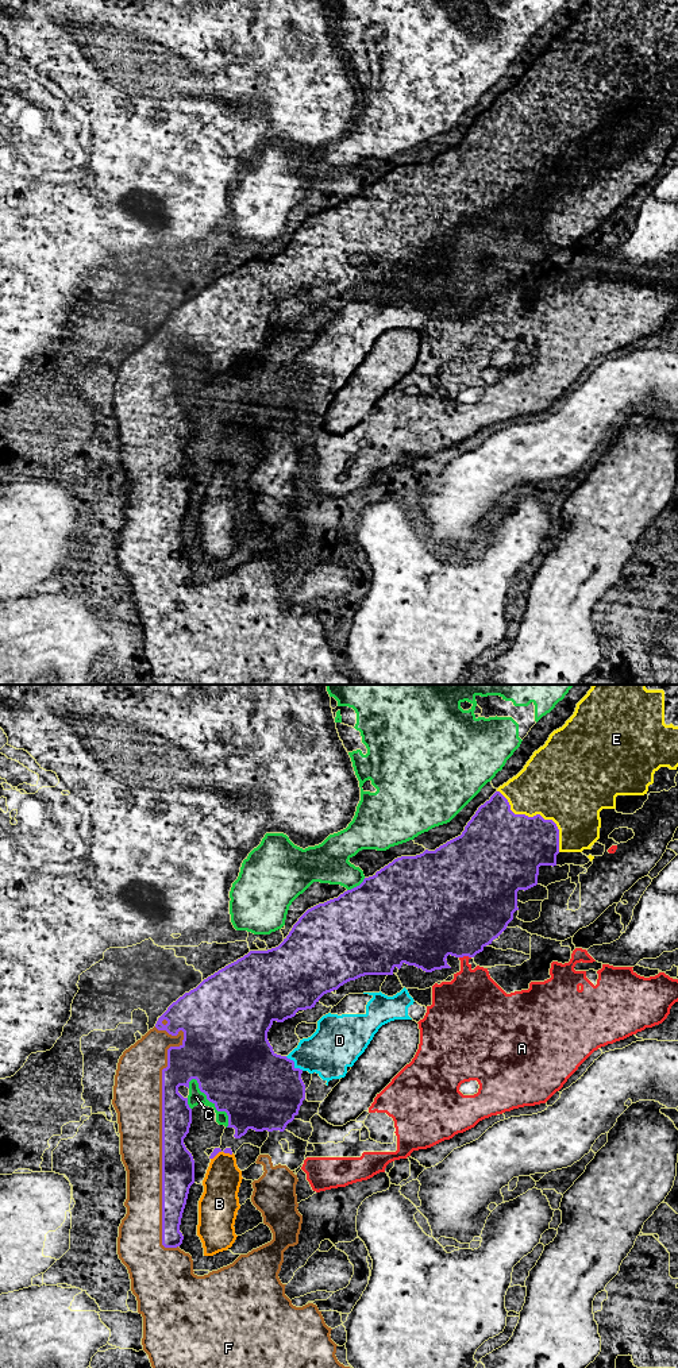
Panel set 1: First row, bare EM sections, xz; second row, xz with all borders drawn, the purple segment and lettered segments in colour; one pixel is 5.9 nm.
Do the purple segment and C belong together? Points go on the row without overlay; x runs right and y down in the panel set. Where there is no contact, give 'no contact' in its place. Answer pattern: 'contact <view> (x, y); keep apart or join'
contact xz (215, 413); keep apart

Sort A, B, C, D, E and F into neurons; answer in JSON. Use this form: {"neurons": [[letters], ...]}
{"neurons": [["A", "B", "D"], ["C"], ["E", "F"]]}

